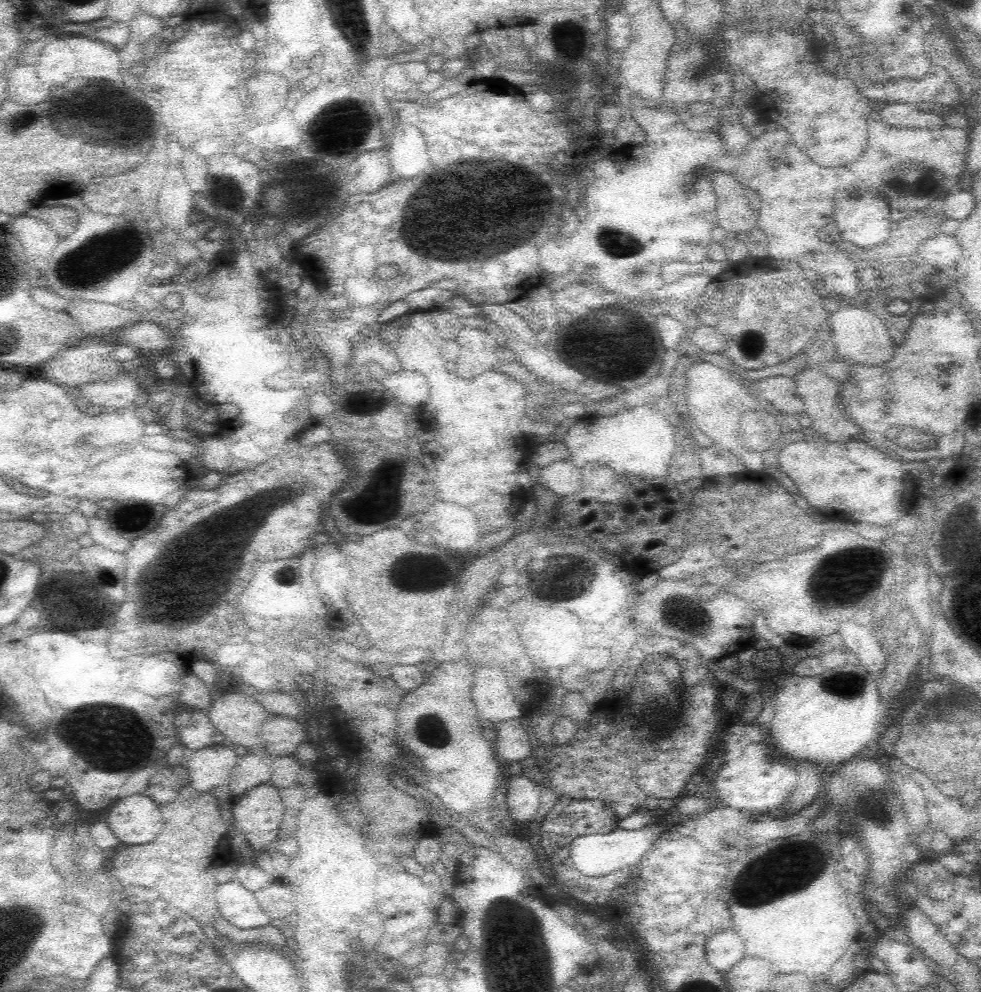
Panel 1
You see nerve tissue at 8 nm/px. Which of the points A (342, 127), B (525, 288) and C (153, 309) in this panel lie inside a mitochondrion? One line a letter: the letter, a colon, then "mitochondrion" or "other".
A: mitochondrion
B: other
C: other

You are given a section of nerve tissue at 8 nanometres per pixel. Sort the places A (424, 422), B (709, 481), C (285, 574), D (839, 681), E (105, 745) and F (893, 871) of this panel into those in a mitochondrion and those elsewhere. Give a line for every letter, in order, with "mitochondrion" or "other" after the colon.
A: other
B: other
C: mitochondrion
D: mitochondrion
E: mitochondrion
F: other

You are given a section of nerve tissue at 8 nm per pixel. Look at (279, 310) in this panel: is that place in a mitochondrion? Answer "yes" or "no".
no

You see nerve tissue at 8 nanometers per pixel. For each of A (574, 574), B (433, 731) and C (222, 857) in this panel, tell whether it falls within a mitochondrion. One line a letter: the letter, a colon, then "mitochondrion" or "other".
A: mitochondrion
B: mitochondrion
C: other

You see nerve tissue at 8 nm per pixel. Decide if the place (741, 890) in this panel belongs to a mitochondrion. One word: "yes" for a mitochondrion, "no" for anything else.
yes

